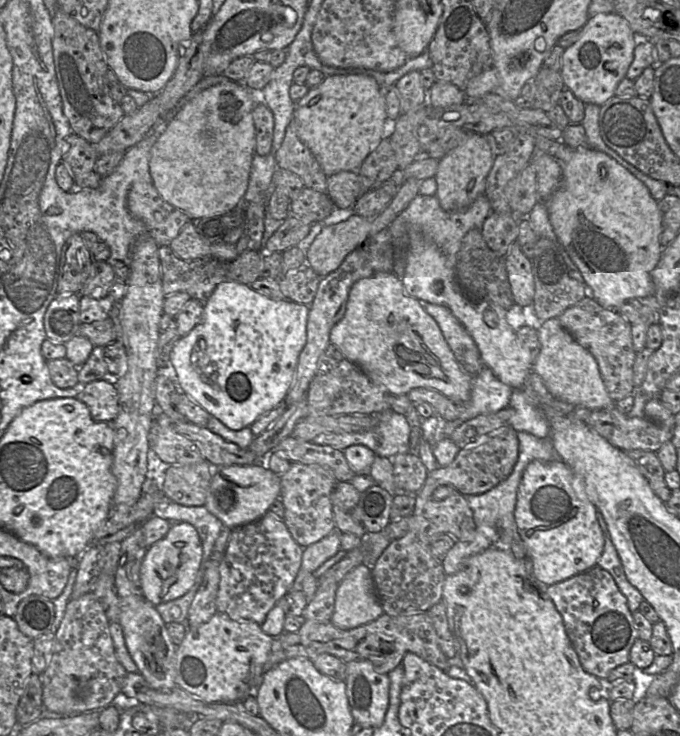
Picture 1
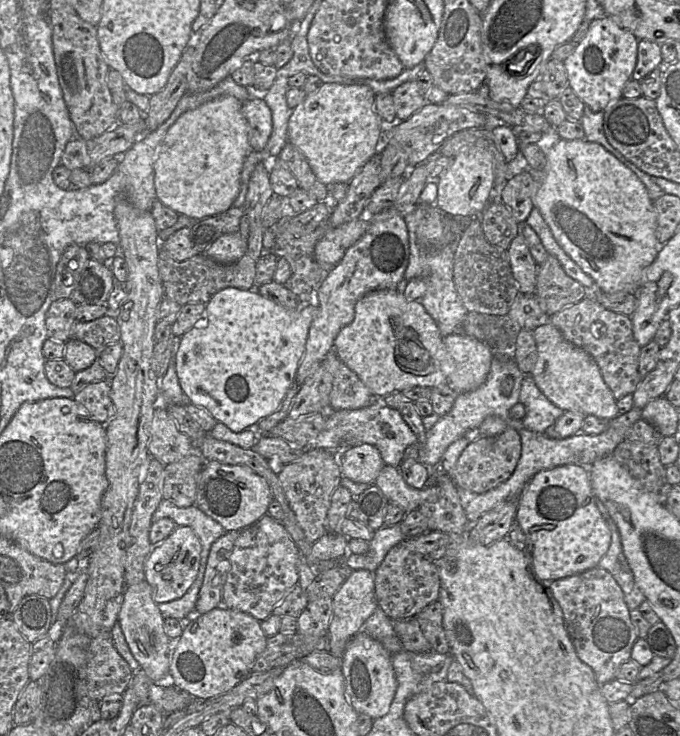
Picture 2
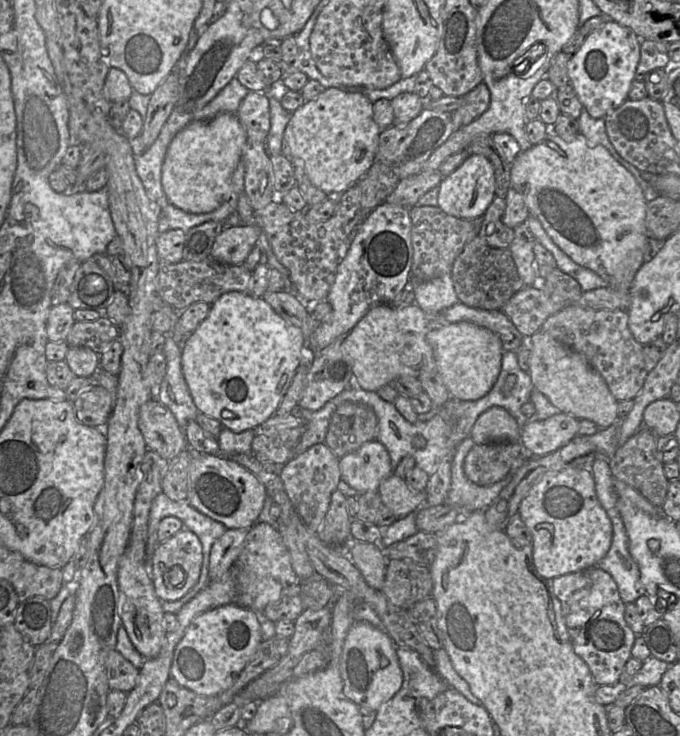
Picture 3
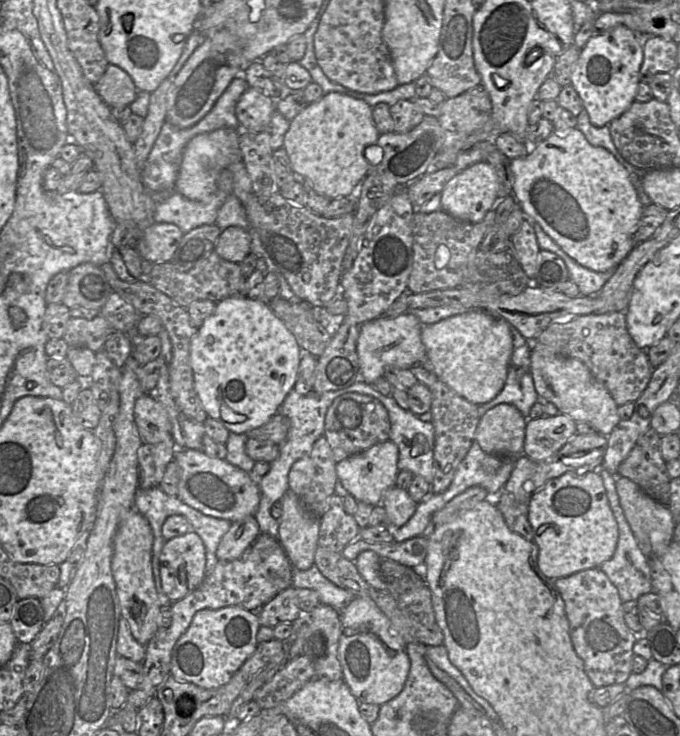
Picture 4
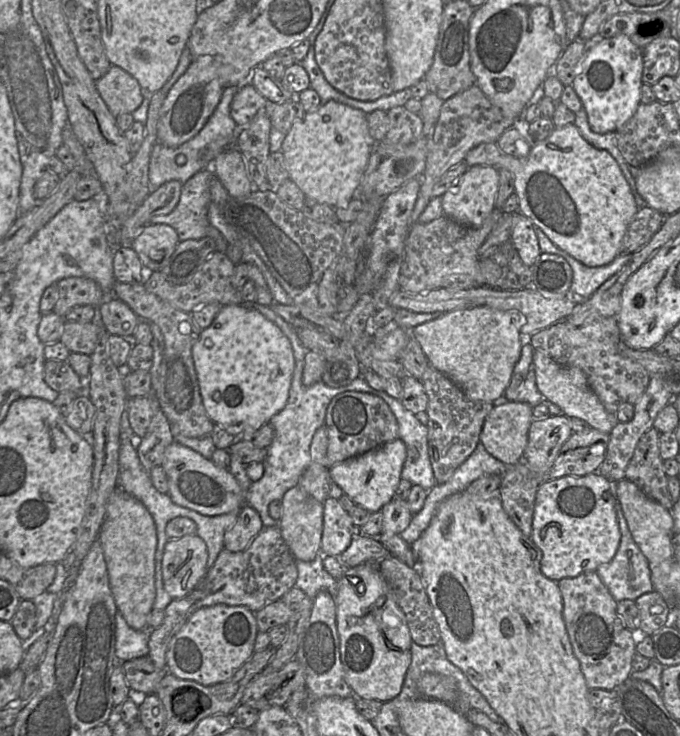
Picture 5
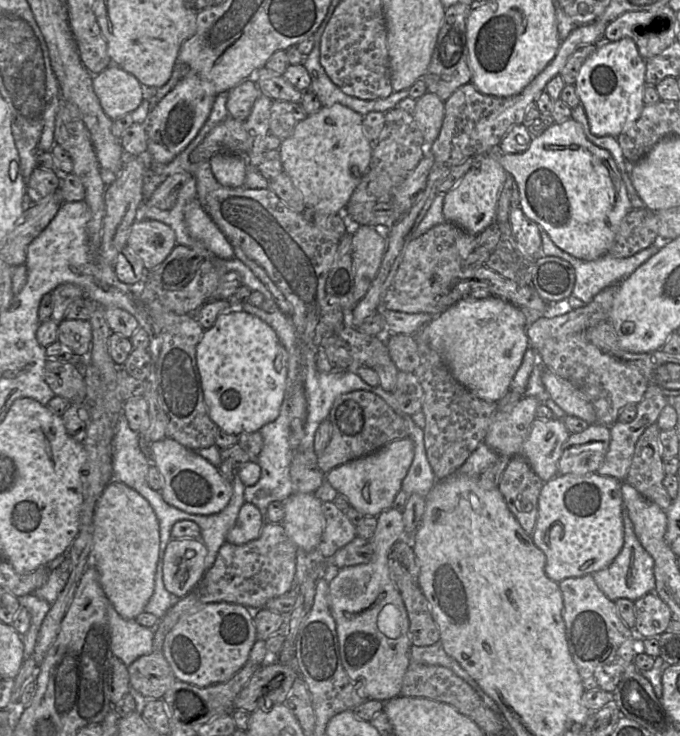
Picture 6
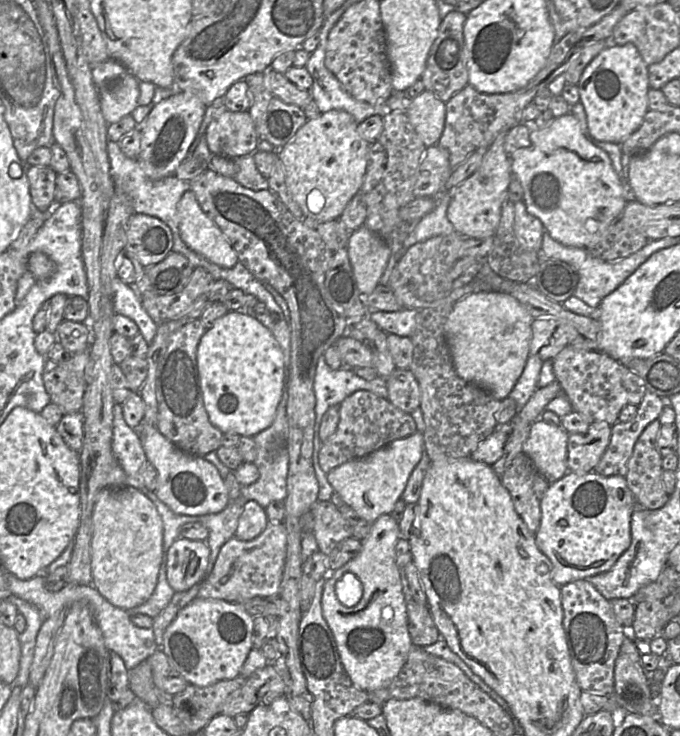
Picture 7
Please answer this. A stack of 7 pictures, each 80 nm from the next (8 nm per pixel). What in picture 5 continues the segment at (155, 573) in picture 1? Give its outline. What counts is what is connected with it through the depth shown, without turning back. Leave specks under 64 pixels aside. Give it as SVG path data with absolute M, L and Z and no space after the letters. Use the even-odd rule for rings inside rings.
M197 534L169 539L162 560L164 588L173 599L189 594L207 573L208 550Z

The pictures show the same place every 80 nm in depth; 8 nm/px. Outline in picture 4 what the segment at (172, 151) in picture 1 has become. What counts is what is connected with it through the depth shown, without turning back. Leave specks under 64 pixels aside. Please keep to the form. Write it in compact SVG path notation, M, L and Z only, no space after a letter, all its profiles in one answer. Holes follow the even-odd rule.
M222 128L193 137L186 145L180 164L180 170L175 182L175 191L187 199L204 201L216 190L217 180L222 170L240 158L240 131Z

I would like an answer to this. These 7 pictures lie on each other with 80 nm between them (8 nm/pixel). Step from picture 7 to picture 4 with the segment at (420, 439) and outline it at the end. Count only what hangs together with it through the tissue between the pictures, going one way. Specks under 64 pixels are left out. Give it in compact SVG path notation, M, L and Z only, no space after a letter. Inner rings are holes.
M388 439L338 462L336 465L337 477L344 488L357 501L377 506L381 504L385 491L396 485L399 472L398 459L398 446Z

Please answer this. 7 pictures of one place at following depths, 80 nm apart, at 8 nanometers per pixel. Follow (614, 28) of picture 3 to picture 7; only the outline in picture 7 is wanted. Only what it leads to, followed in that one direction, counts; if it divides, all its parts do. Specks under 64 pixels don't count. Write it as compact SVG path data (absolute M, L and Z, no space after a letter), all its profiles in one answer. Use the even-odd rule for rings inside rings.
M633 43L607 46L584 69L577 84L590 134L598 141L619 144L642 124L648 112L648 66Z

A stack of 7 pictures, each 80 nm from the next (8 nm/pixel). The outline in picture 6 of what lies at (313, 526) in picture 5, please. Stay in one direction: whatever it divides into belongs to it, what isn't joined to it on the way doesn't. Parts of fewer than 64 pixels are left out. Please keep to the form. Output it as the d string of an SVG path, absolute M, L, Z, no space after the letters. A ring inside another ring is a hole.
M292 493L284 501L282 525L298 549L319 548L325 529L323 503L315 493Z

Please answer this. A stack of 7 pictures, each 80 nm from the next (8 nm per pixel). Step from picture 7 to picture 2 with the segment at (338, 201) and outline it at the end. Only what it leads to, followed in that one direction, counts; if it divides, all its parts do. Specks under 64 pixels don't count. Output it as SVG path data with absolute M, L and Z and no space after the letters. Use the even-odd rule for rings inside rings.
M323 83L321 87L314 93L308 94L304 101L297 105L292 112L292 115L288 123L287 139L293 145L295 145L307 159L313 173L317 179L325 185L333 183L349 183L360 168L380 149L380 145L383 144L384 126L387 125L382 121L375 111L375 98L376 94L368 86L364 84L341 84L341 83Z

